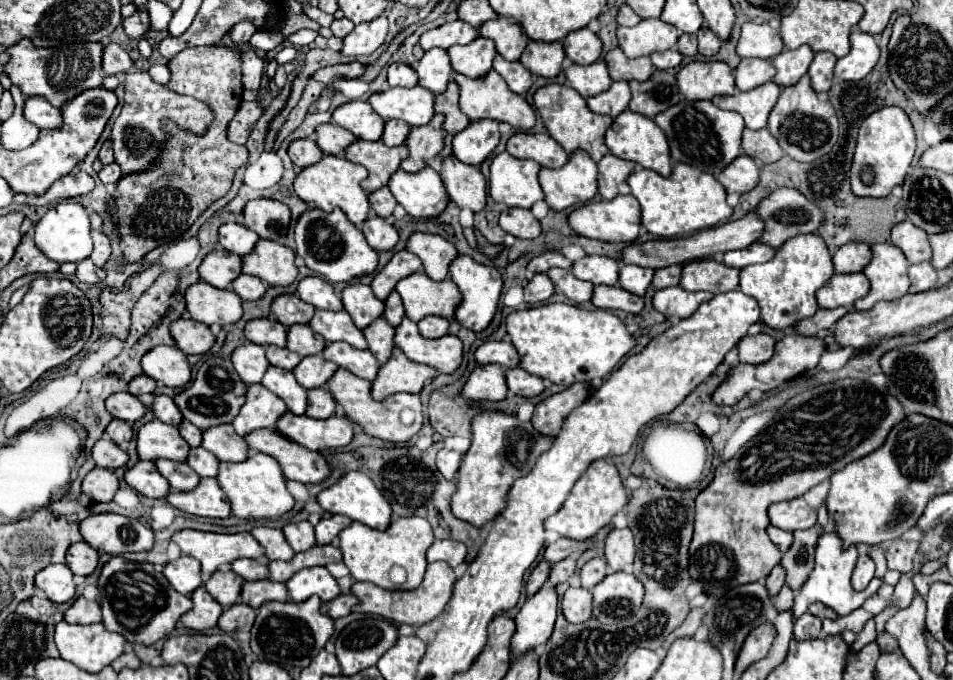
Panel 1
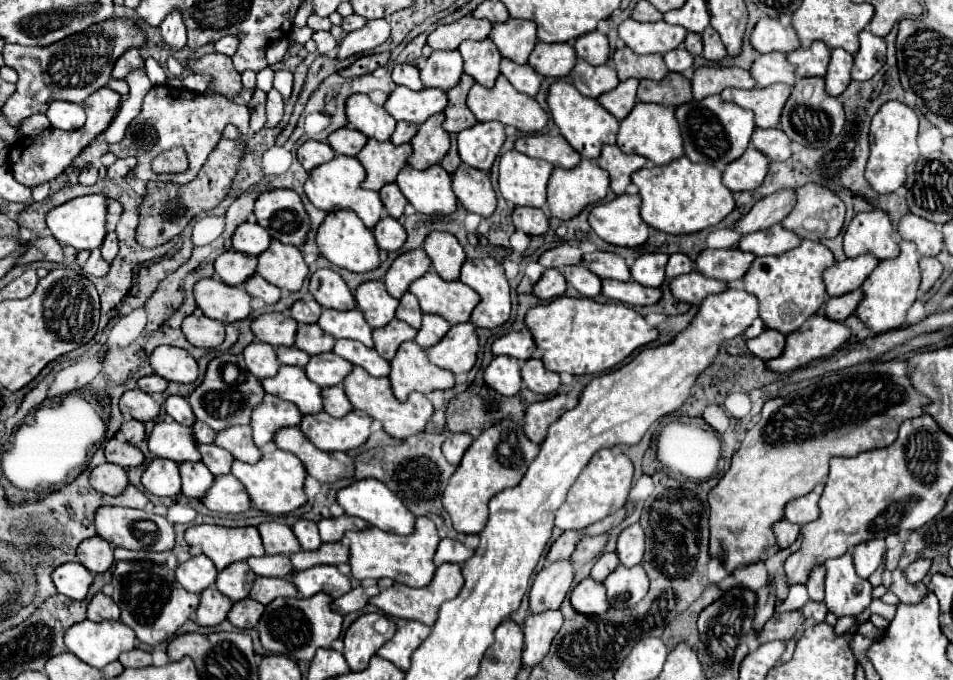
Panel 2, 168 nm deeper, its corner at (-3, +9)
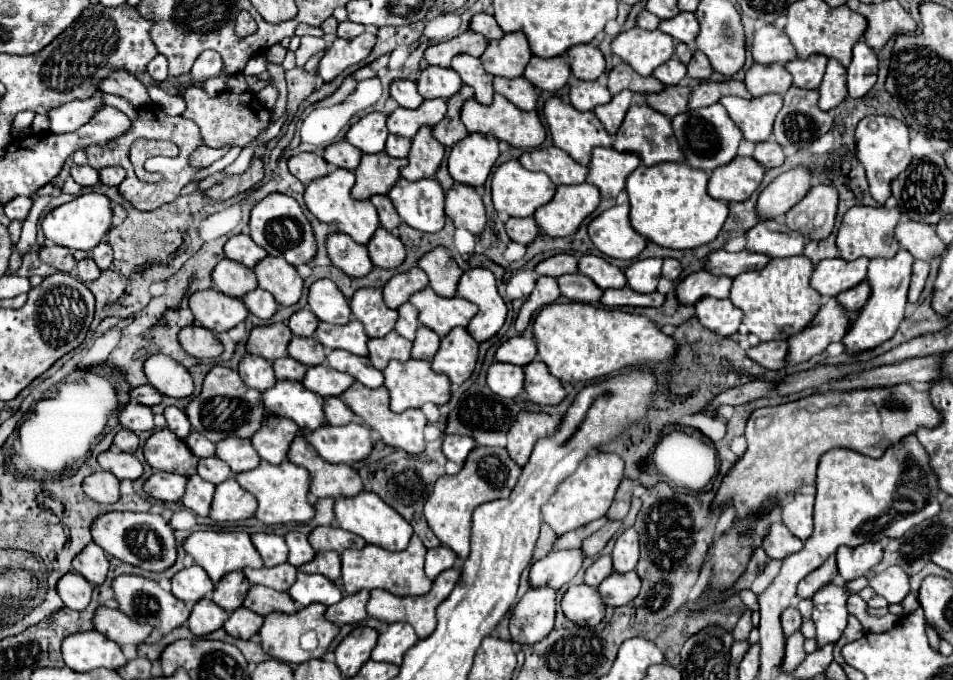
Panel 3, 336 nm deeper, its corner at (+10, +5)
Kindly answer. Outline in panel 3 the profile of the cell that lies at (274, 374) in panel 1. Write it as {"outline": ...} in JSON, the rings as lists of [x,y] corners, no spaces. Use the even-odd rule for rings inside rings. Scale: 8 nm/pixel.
{"outline":[[[276,381],[274,387],[262,391],[262,403],[268,409],[268,413],[274,415],[282,415],[282,417],[290,417],[292,421],[298,423],[300,429],[318,429],[326,423],[324,419],[324,411],[322,411],[322,403],[324,399],[312,391],[308,391],[300,381]]]}

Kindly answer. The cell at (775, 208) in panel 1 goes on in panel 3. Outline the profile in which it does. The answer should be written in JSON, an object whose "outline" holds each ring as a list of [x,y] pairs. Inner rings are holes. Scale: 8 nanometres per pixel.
{"outline":[[[830,185],[812,187],[784,217],[784,223],[810,241],[826,239],[834,229],[838,193]]]}

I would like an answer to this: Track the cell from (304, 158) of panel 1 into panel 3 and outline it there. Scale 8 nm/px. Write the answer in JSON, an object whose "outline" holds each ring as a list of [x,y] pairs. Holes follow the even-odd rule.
{"outline":[[[298,153],[288,159],[288,169],[306,185],[318,177],[324,177],[328,173],[328,163],[320,153]]]}

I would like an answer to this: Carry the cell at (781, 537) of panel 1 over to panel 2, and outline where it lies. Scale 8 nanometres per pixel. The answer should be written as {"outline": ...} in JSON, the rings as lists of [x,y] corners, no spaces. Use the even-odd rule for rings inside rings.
{"outline":[[[787,519],[775,523],[773,525],[773,533],[775,533],[777,547],[779,549],[787,549],[789,545],[793,545],[795,539],[797,539],[797,535],[799,535],[799,531],[801,531],[801,527],[795,525],[795,523],[791,523],[791,521],[787,521]]]}

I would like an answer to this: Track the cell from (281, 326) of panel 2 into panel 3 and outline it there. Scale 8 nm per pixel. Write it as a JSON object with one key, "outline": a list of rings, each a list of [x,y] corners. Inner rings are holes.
{"outline":[[[272,323],[254,327],[250,331],[250,337],[246,341],[246,351],[252,355],[260,355],[268,361],[274,361],[278,357],[286,357],[286,345],[290,341],[292,333],[286,323]]]}

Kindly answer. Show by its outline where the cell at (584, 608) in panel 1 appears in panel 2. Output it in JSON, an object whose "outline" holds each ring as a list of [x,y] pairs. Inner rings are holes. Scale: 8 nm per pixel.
{"outline":[[[595,579],[581,581],[571,593],[571,605],[583,615],[603,615],[609,611],[609,601],[605,595],[605,587]]]}

